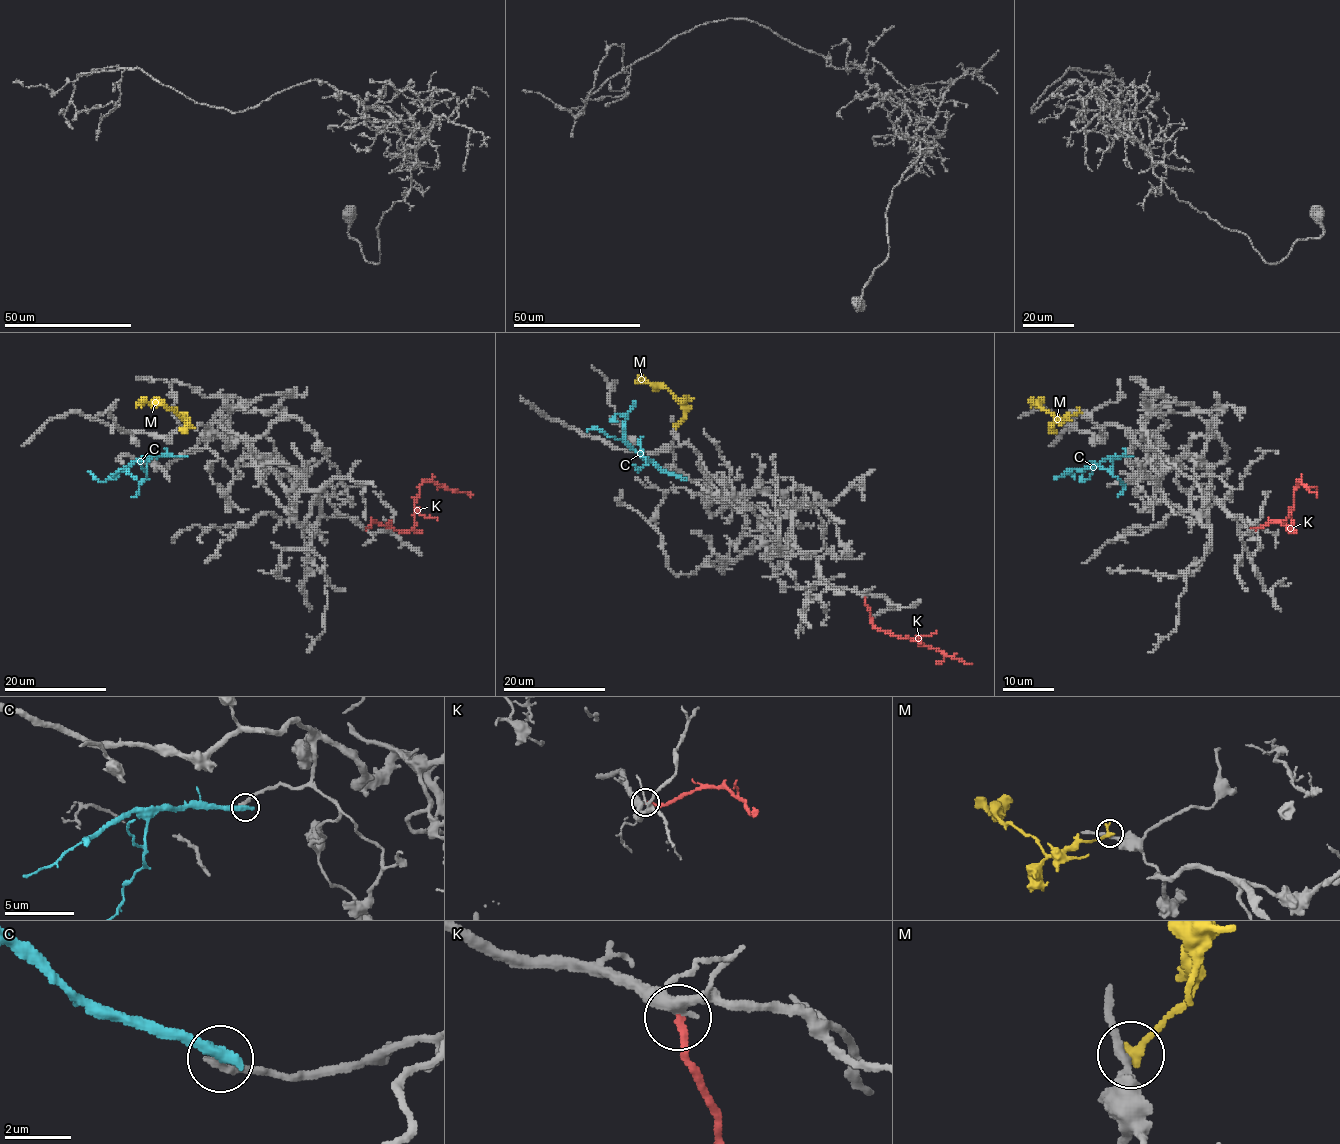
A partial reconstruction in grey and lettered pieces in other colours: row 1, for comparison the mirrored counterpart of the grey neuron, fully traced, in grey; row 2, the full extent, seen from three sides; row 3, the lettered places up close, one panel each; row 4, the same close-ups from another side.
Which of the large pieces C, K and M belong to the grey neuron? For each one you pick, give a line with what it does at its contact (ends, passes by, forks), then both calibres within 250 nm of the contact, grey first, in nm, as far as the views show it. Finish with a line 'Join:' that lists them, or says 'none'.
K: it ends there; 400 nm thick on the grey side, 240 nm on the other
Join: K

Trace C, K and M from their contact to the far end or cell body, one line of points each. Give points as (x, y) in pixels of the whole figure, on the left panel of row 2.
C: (183, 455), (142, 455), (104, 481), (97, 481), (87, 471)
K: (365, 527), (376, 522), (411, 530), (414, 527), (414, 500), (425, 481), (472, 495)
M: (176, 412), (185, 415), (184, 420), (164, 404), (152, 406), (138, 399)

